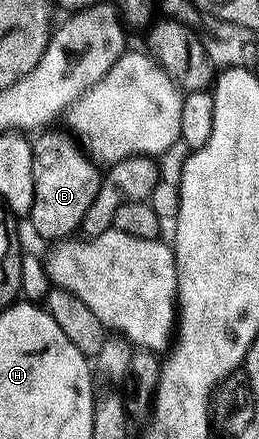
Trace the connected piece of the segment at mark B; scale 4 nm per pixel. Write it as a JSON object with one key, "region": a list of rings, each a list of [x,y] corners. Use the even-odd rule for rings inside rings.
{"region":[[[45,134],[38,136],[43,138],[35,137],[32,142],[34,199],[28,221],[34,225],[34,230],[40,237],[66,240],[73,235],[70,234],[73,230],[77,231],[81,227],[88,207],[92,200],[96,200],[96,192],[102,183],[102,174],[99,167],[72,144],[71,147],[64,139]]]}

